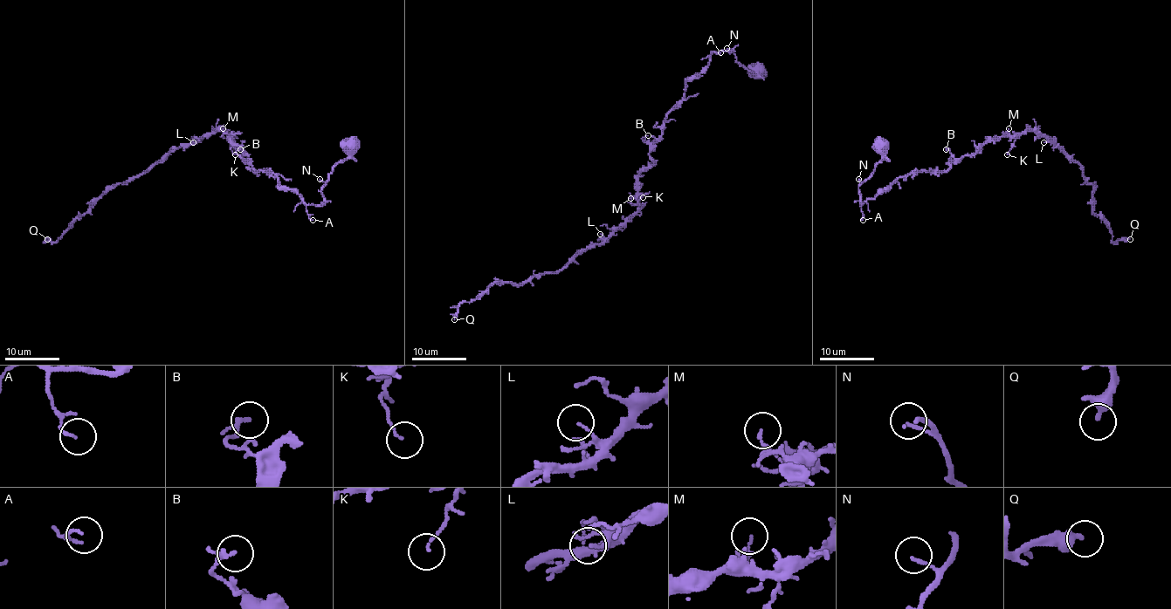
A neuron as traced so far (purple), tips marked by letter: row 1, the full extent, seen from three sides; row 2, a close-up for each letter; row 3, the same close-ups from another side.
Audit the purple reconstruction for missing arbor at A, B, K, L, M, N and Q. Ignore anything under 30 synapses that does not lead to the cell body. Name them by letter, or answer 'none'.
none

